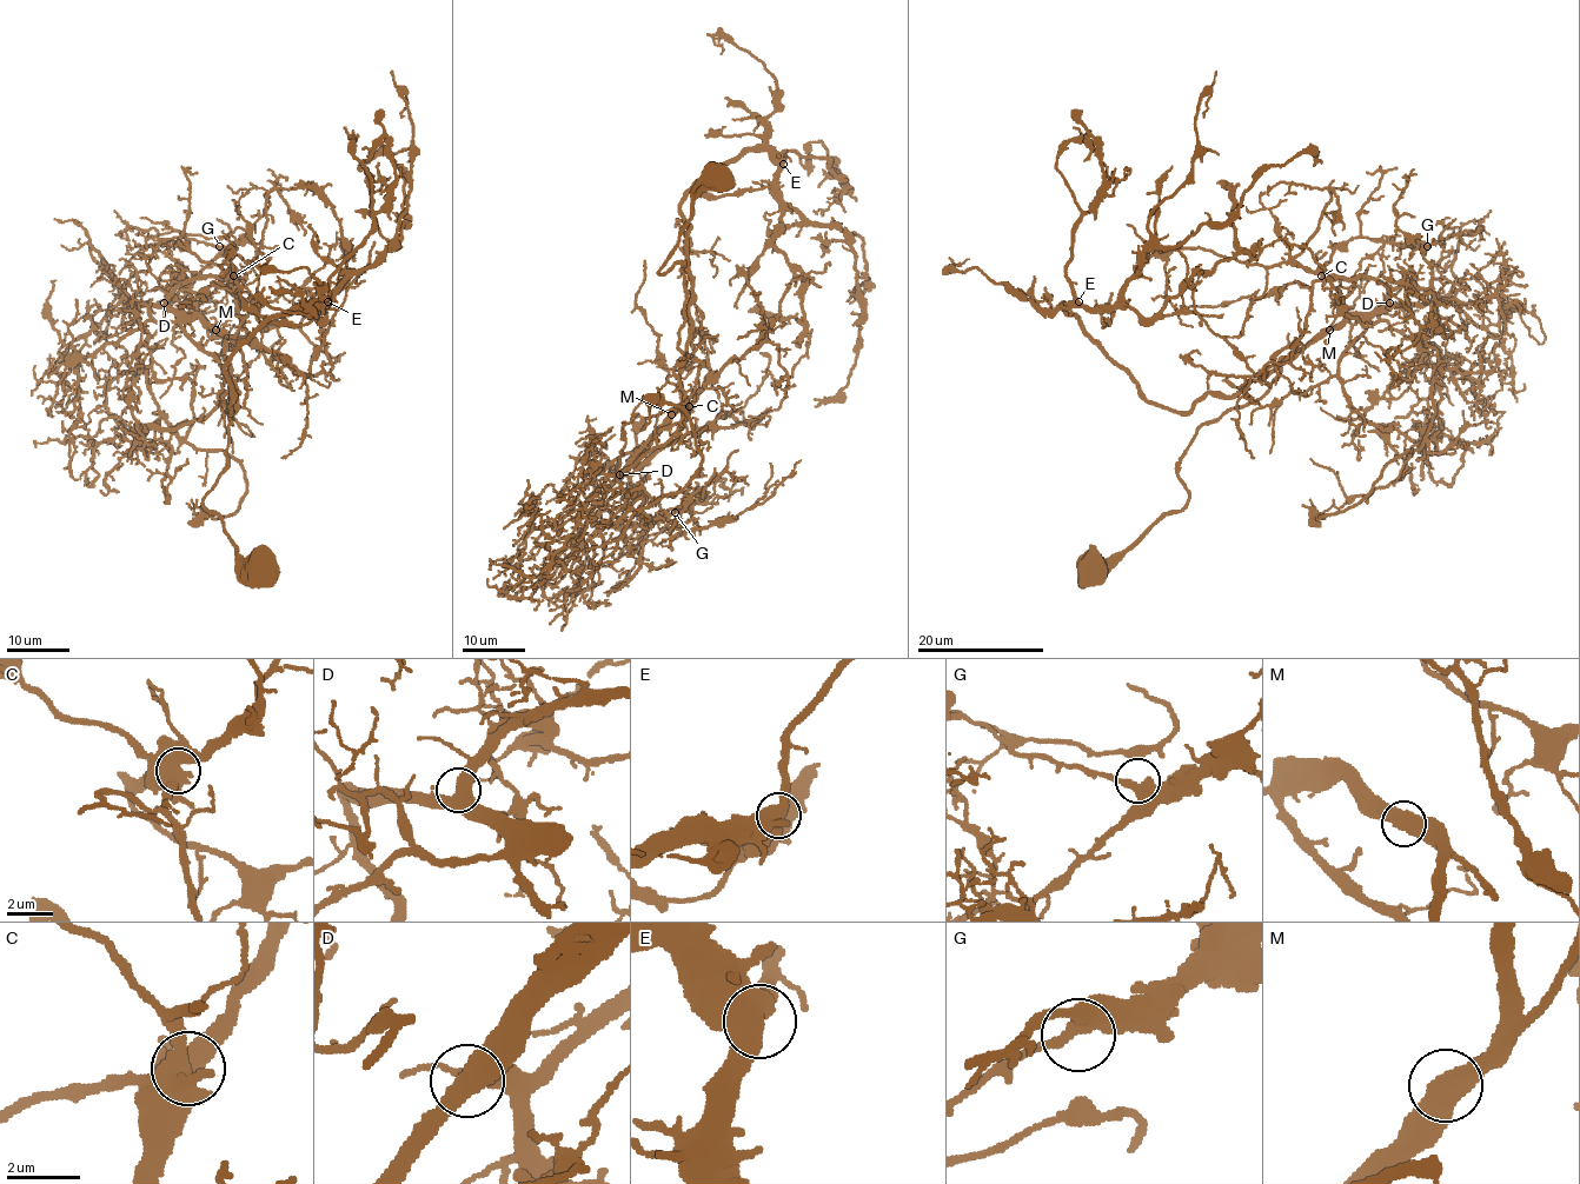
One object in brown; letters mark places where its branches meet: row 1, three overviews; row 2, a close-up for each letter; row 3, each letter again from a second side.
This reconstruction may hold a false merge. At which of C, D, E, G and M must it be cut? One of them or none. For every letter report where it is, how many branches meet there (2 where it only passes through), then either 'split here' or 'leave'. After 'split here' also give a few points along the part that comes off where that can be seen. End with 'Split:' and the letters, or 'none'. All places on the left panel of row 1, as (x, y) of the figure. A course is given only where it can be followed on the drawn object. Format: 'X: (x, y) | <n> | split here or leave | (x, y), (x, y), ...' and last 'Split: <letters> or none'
C: (233, 275) | 3 | leave
D: (164, 303) | 3 | leave
E: (327, 301) | 2 | leave
G: (219, 246) | 2 | leave
M: (216, 330) | 2 | leave
Split: none

